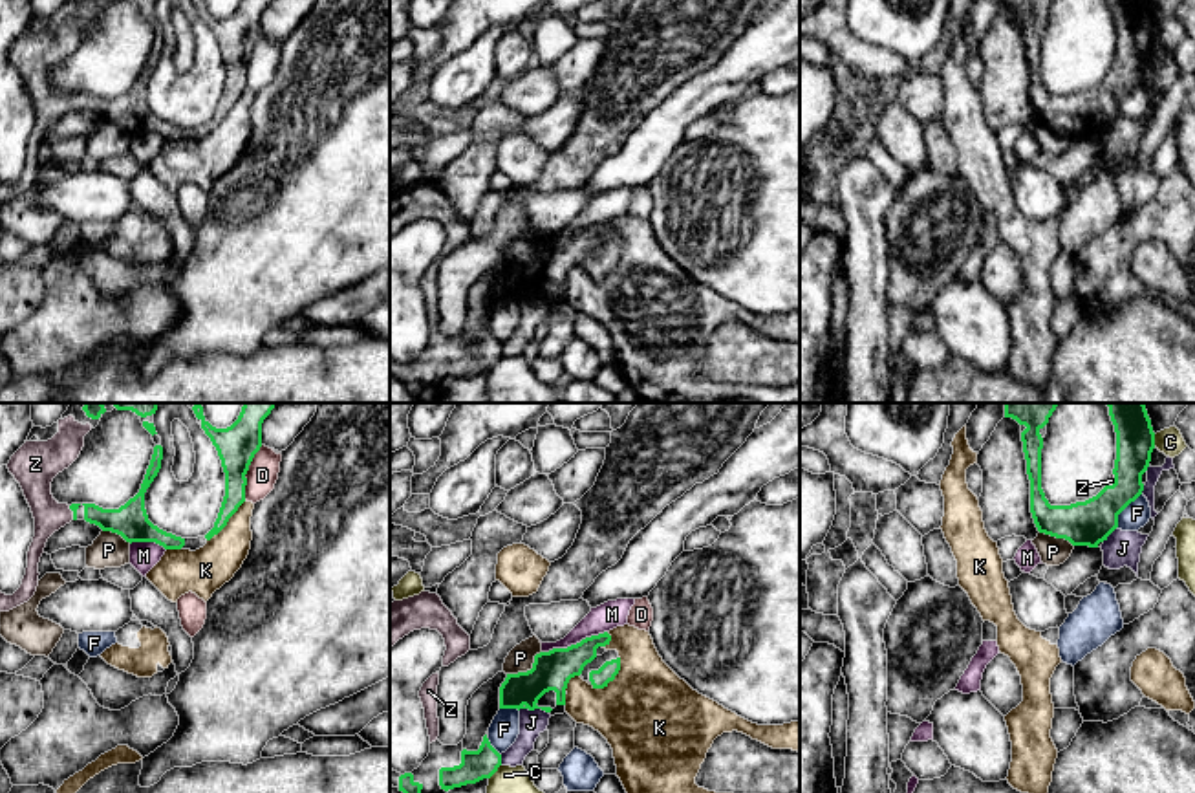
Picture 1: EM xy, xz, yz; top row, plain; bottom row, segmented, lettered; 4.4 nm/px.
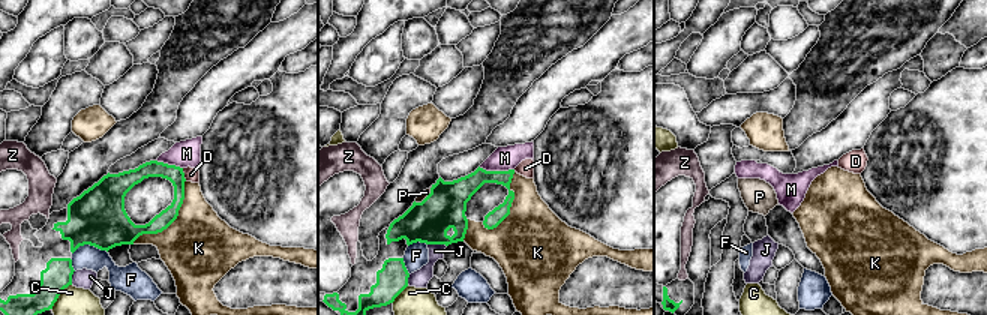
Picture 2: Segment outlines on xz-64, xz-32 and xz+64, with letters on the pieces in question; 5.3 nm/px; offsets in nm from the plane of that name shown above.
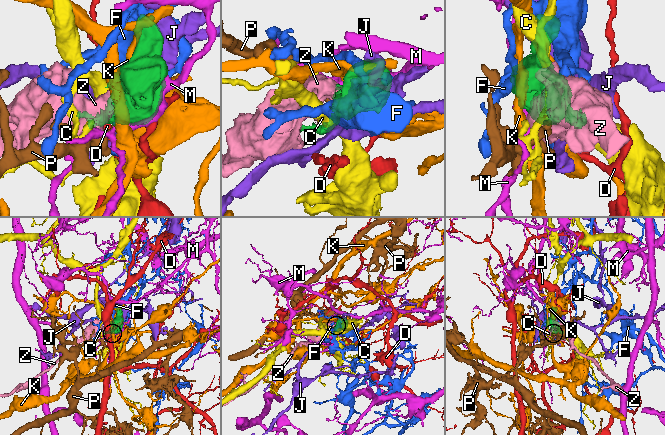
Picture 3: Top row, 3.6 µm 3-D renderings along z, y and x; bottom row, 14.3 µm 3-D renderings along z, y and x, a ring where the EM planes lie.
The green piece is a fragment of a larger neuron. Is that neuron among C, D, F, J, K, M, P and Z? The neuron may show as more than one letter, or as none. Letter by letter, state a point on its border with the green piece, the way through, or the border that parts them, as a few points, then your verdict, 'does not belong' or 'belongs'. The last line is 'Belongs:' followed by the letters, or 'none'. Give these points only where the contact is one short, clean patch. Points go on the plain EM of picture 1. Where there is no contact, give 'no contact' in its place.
C: meets green in xz at (496, 359); does not belong
D: meets green in xy at (246, 63); border along xy (262, 35), (246, 65), (244, 88); does not belong
F: meets green in yz at (1124, 97); does not belong
J: meets green in xz at (533, 299); does not belong
K: meets green in xz at (613, 268); does not belong
M: meets green in xz at (573, 235); does not belong
P: meets green in xz at (527, 260); border along xz (540, 240), (529, 259), (507, 264); does not belong
Z: meets green in yz at (1115, 70); belongs
Belongs: Z

